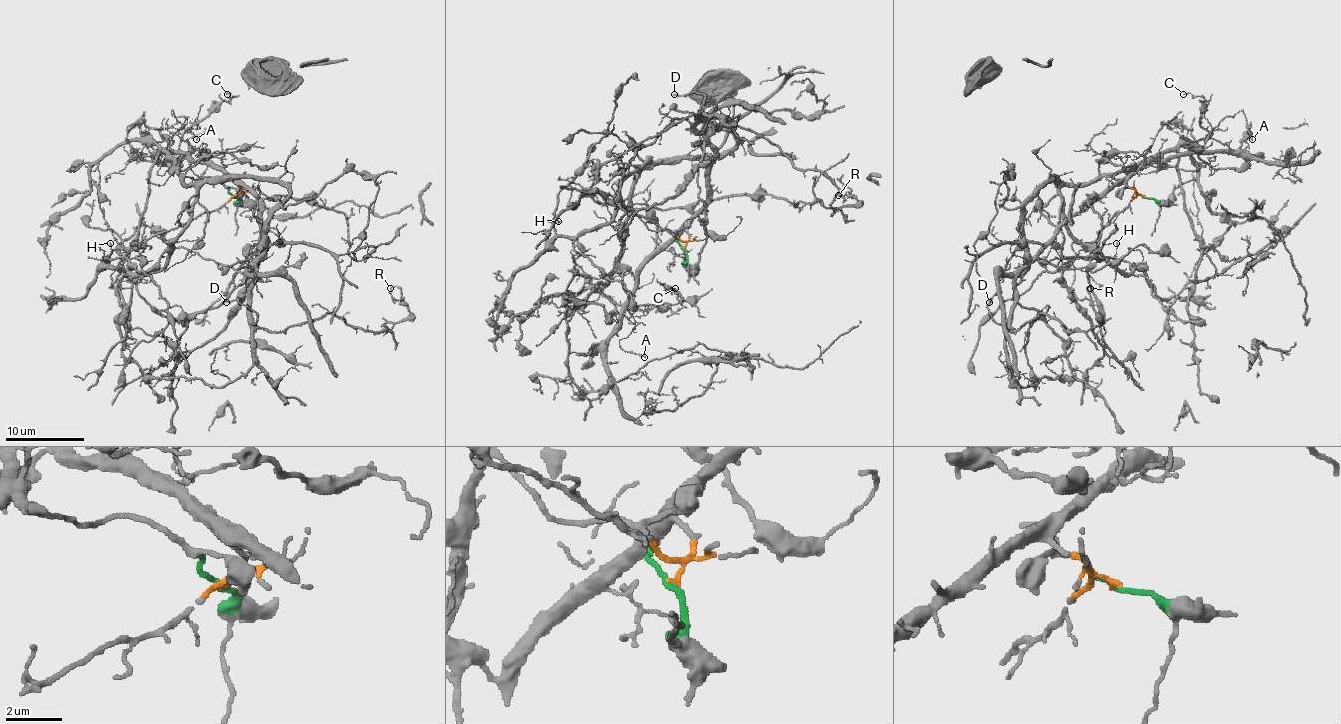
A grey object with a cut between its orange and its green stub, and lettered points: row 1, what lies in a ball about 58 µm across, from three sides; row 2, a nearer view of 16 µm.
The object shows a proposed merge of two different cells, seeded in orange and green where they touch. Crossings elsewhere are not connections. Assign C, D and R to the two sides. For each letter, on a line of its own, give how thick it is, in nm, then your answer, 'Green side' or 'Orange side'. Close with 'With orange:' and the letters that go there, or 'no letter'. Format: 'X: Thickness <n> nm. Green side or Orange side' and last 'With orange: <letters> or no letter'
C: Thickness 90 nm. Orange side
D: Thickness 130 nm. Orange side
R: Thickness 110 nm. Orange side
With orange: C, D, R

